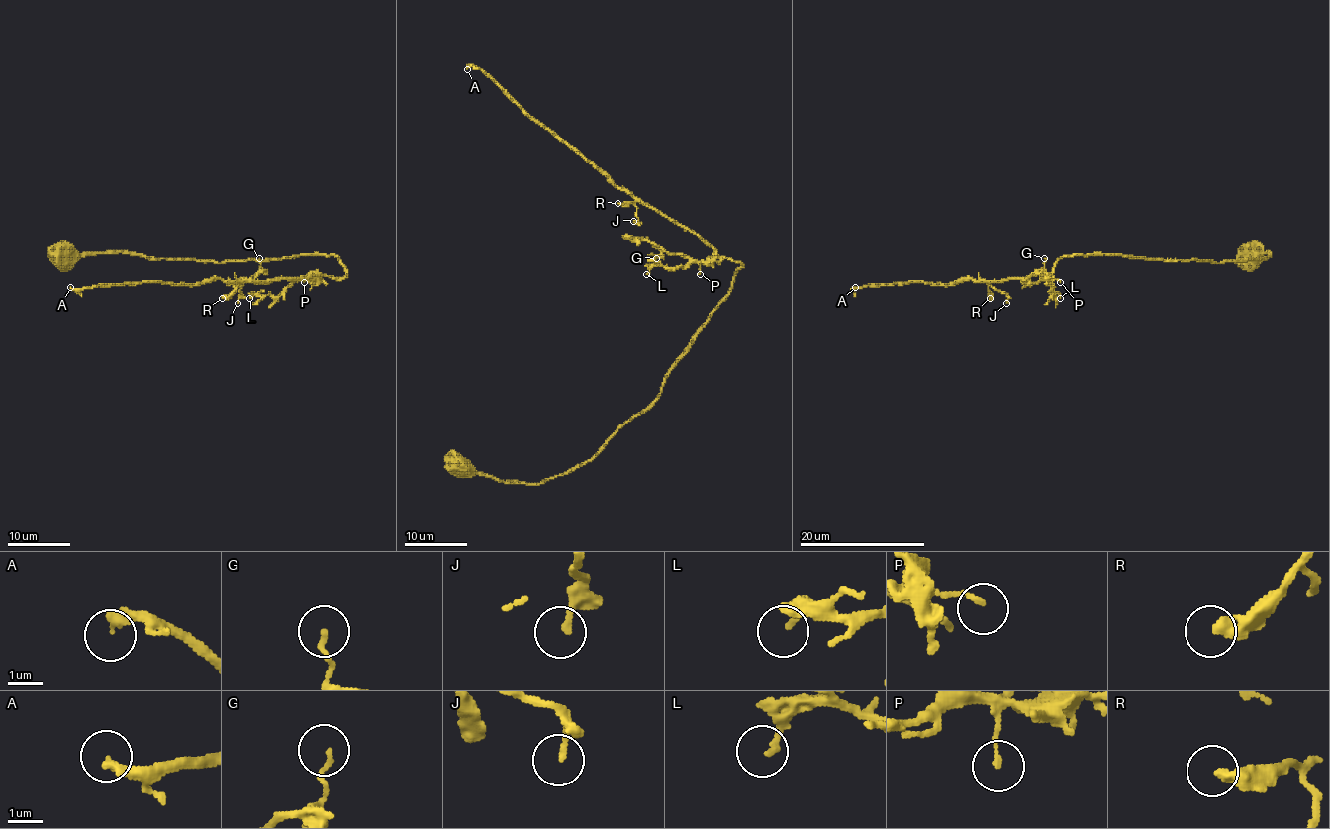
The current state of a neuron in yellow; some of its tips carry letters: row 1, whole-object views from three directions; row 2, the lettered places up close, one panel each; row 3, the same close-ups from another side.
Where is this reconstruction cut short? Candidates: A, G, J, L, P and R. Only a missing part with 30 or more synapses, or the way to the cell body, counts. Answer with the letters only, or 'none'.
A

